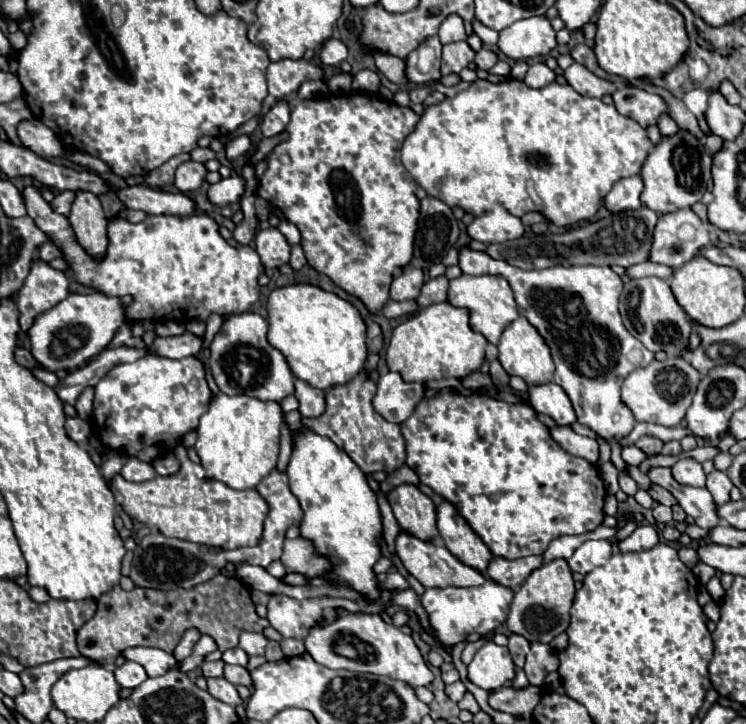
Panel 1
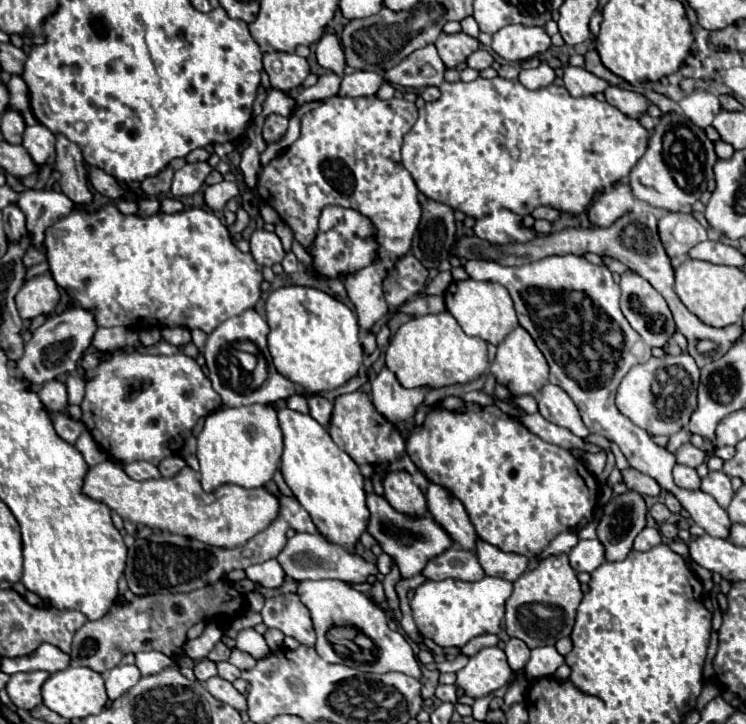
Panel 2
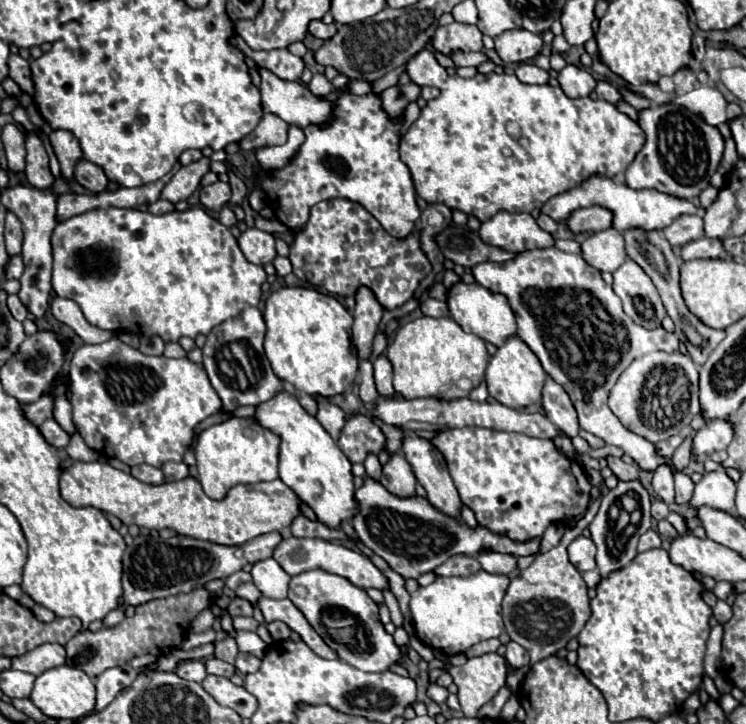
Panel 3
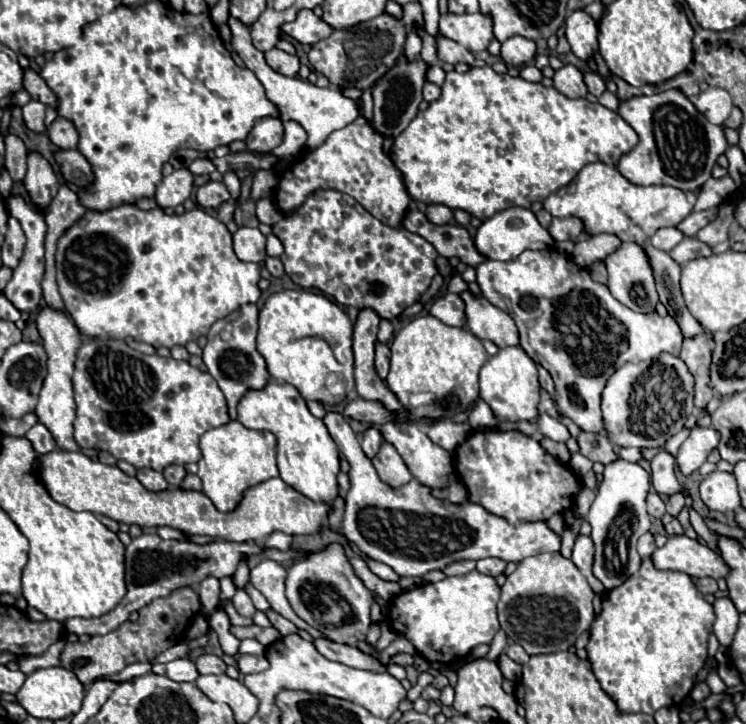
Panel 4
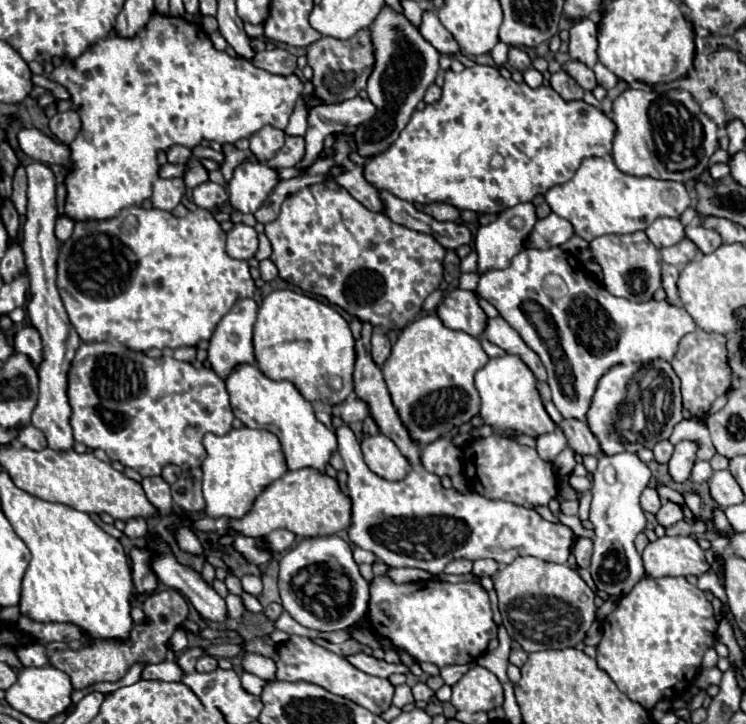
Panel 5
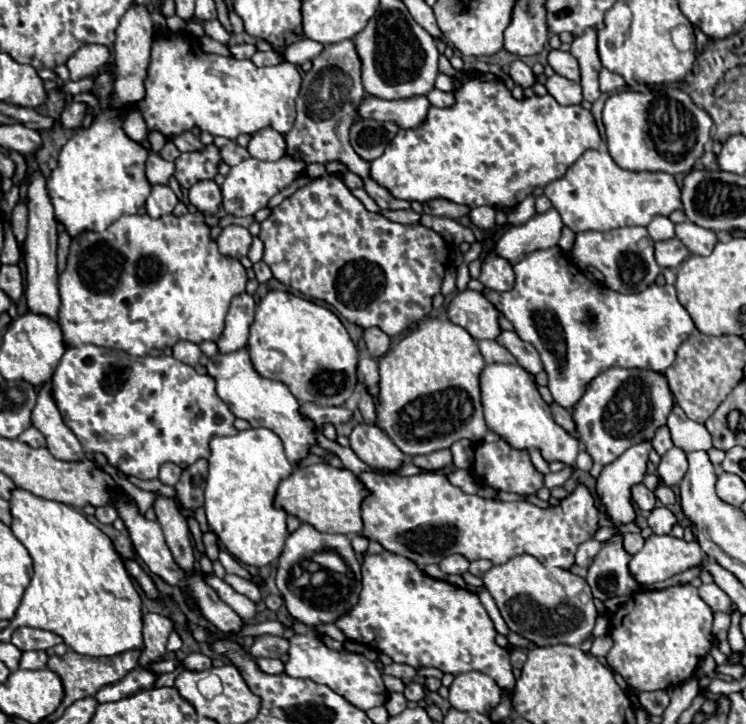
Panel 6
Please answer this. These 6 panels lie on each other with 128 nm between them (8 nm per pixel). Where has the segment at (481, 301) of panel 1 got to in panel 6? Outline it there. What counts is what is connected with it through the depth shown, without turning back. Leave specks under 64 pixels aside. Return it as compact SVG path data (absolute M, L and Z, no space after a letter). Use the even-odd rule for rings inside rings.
M504 330L504 332L496 338L496 342L498 342L500 346L504 346L504 348L516 358L516 362L518 362L524 370L528 370L532 376L544 370L544 368L542 368L542 360L540 360L540 356L538 356L538 352L534 350L534 346L528 344L528 342L524 342L524 340L520 340L520 338L516 336L516 332Z

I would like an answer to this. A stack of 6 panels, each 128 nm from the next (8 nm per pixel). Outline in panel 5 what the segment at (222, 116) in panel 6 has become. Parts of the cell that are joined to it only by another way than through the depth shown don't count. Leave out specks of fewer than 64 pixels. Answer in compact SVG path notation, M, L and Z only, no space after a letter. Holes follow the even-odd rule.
M154 12L152 18L148 20L148 24L136 32L136 36L132 38L122 38L116 30L108 32L108 36L104 40L96 40L96 44L92 44L82 56L78 58L66 58L64 64L60 64L58 68L54 68L52 72L52 80L60 82L72 98L72 104L76 104L76 112L80 114L82 120L82 130L78 132L78 138L70 144L70 152L72 152L72 166L74 170L66 176L66 206L64 212L74 218L74 220L106 220L106 218L114 218L120 210L124 208L132 208L132 206L140 206L146 198L152 196L152 184L160 178L160 168L158 168L158 150L168 150L172 144L182 144L186 148L196 148L202 144L202 140L206 142L220 142L220 144L234 144L240 138L250 138L254 132L258 132L264 124L270 124L274 128L286 128L288 124L288 116L294 110L294 104L298 100L298 96L302 94L302 82L298 80L298 76L276 76L270 74L266 70L256 68L250 62L242 62L236 60L232 56L228 56L226 52L220 52L214 48L212 40L208 38L208 34L204 32L204 28L200 24L192 24L180 16L164 16Z

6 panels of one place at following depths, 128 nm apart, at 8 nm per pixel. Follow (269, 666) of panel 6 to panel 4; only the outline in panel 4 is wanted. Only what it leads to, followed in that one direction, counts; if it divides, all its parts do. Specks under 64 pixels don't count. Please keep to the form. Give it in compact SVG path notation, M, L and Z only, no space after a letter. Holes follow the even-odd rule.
M250 654L238 656L238 670L242 674L256 674L266 668L268 668L268 660L264 656L250 656Z

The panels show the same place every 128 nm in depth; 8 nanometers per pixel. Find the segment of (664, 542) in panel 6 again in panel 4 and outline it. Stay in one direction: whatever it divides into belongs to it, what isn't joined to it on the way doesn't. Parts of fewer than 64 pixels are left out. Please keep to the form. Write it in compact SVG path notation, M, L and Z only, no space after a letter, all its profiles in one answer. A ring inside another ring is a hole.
M686 534L670 536L668 542L652 554L654 566L658 570L678 570L692 578L726 578L730 568L724 558L712 550L708 544L688 538Z

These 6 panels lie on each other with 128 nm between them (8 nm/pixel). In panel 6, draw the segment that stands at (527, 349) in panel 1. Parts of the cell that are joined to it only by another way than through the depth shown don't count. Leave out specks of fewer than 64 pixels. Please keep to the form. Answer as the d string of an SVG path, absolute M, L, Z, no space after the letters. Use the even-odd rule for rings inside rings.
M488 364L480 374L484 418L492 432L500 434L514 448L540 448L546 462L560 460L574 464L580 442L554 422L550 406L542 400L534 378L518 364Z

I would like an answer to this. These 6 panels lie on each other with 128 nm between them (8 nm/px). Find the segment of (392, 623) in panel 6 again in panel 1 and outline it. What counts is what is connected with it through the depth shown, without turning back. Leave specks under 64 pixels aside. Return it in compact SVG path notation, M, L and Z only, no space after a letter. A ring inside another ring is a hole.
M488 578L482 586L476 586L476 588L426 588L420 600L426 612L430 614L430 622L436 630L438 640L454 646L472 632L486 634L496 630L508 616L512 596L514 592L510 588L496 584L494 580Z

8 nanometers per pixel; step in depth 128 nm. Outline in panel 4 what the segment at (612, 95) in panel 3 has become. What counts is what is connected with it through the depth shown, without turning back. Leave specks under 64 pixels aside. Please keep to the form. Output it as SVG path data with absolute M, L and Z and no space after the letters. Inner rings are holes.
M592 72L584 74L584 82L588 86L588 92L592 92L596 98L602 96L602 92L606 90L606 84L604 84L604 80L598 74L592 74Z

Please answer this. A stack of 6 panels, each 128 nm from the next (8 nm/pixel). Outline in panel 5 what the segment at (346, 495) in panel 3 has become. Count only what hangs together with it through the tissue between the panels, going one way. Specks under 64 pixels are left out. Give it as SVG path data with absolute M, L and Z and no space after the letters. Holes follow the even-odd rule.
M238 366L226 380L226 388L230 394L230 404L234 408L234 416L242 420L248 428L264 428L278 436L282 444L282 452L286 458L288 470L300 468L316 468L318 472L326 474L326 466L330 462L332 452L337 450L337 437L332 430L328 430L322 422L316 420L312 406L292 382L274 382L264 376L258 366Z

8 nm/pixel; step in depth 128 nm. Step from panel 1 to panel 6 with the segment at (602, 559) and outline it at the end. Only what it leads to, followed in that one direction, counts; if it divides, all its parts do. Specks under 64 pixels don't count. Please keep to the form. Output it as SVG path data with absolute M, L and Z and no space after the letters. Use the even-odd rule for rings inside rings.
M596 540L582 542L578 546L578 552L576 552L576 564L588 568L592 564L592 560L594 560L594 556L596 556L598 550L600 550L600 542L596 542Z

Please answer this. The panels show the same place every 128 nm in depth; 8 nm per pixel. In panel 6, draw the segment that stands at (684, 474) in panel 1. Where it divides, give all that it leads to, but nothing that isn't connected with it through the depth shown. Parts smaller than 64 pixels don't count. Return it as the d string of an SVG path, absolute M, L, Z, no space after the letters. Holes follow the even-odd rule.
M666 506L654 508L648 516L648 526L654 530L654 534L670 534L674 524L676 524L676 516Z

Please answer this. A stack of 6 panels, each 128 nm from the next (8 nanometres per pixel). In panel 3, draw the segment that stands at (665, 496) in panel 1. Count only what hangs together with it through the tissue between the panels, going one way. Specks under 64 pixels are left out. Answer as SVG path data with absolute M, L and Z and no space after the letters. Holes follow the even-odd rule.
M608 458L610 470L620 478L620 480L640 480L640 470L634 464L624 462L622 458Z

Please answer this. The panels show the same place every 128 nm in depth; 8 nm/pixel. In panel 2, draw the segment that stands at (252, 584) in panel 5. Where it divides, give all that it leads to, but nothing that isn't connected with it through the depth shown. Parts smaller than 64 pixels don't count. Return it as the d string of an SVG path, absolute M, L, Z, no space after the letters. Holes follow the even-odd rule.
M278 594L268 598L260 614L268 628L276 628L284 636L296 638L300 644L314 646L316 634L312 628L312 618L296 594Z

